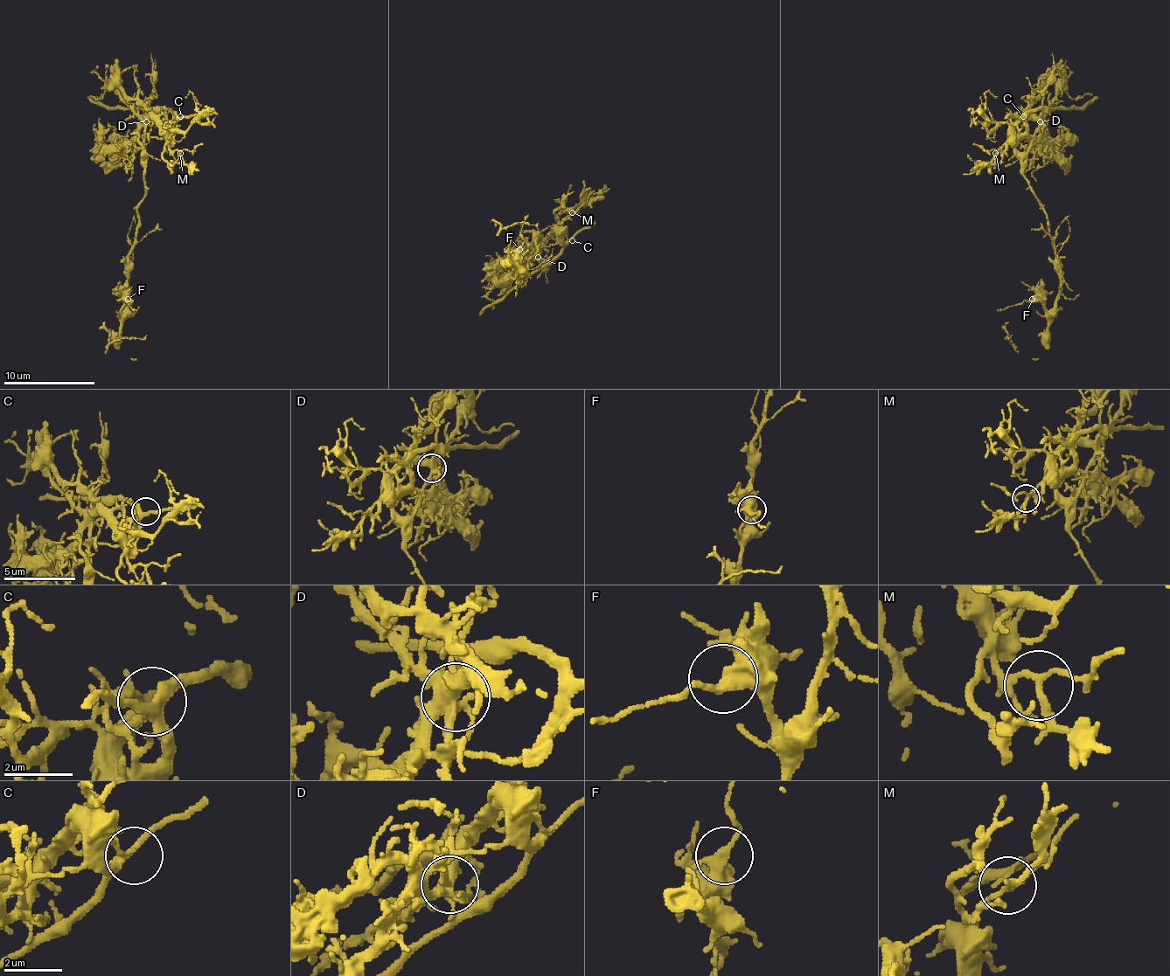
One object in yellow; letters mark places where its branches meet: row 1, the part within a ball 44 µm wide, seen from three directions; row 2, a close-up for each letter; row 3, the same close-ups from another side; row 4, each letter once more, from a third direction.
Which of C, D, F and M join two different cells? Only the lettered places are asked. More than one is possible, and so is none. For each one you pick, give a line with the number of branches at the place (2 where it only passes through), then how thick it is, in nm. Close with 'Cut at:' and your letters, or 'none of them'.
D: 7 branches meet; 400 nm thick
Cut at: D

